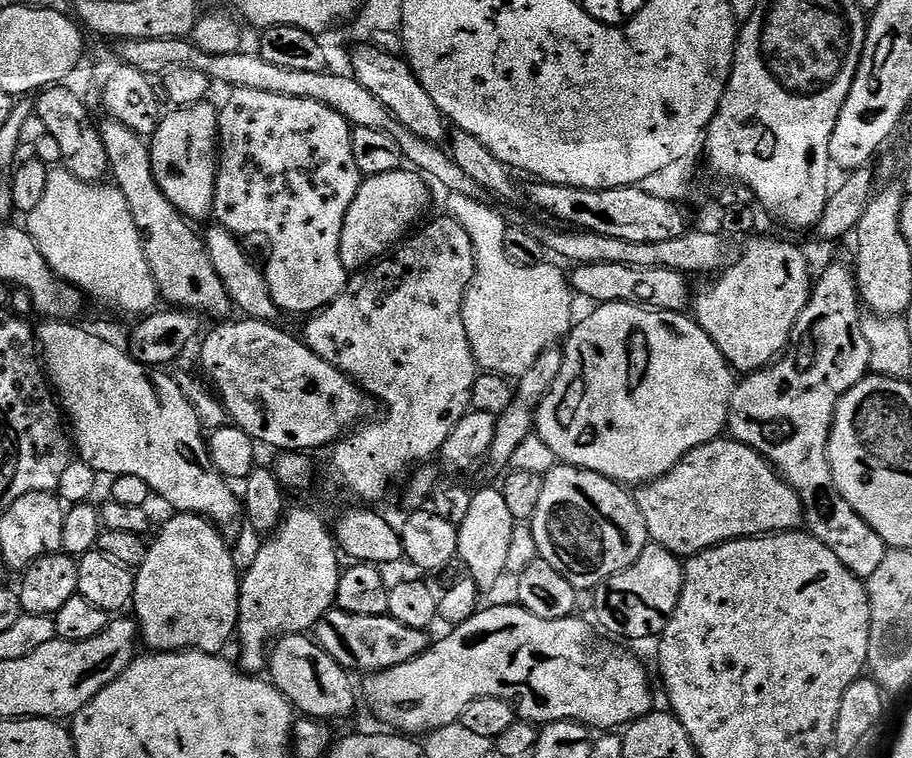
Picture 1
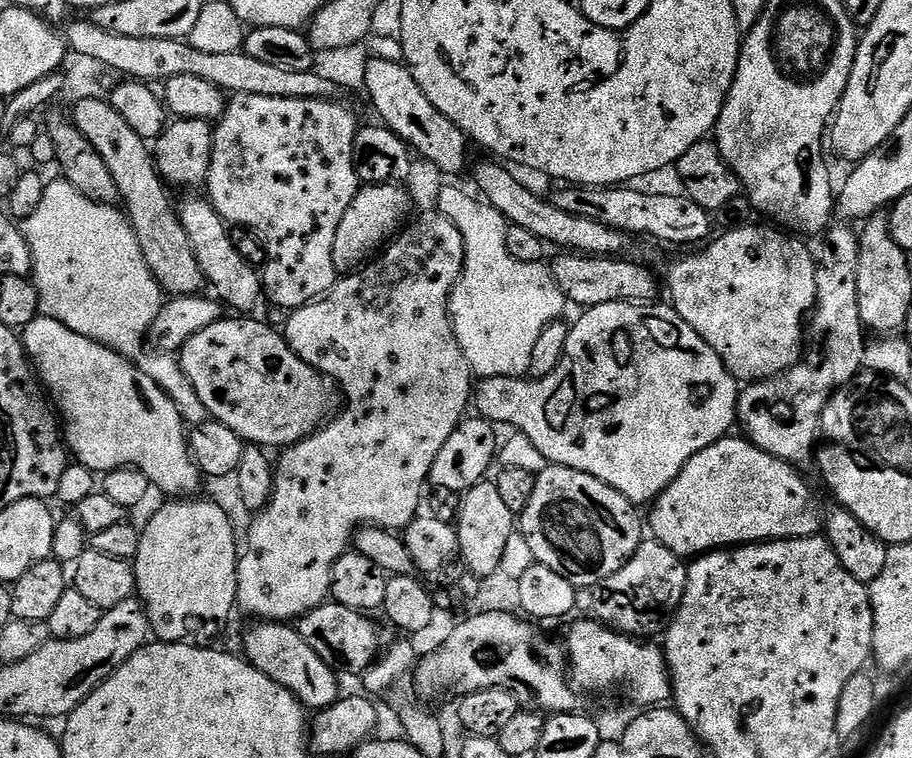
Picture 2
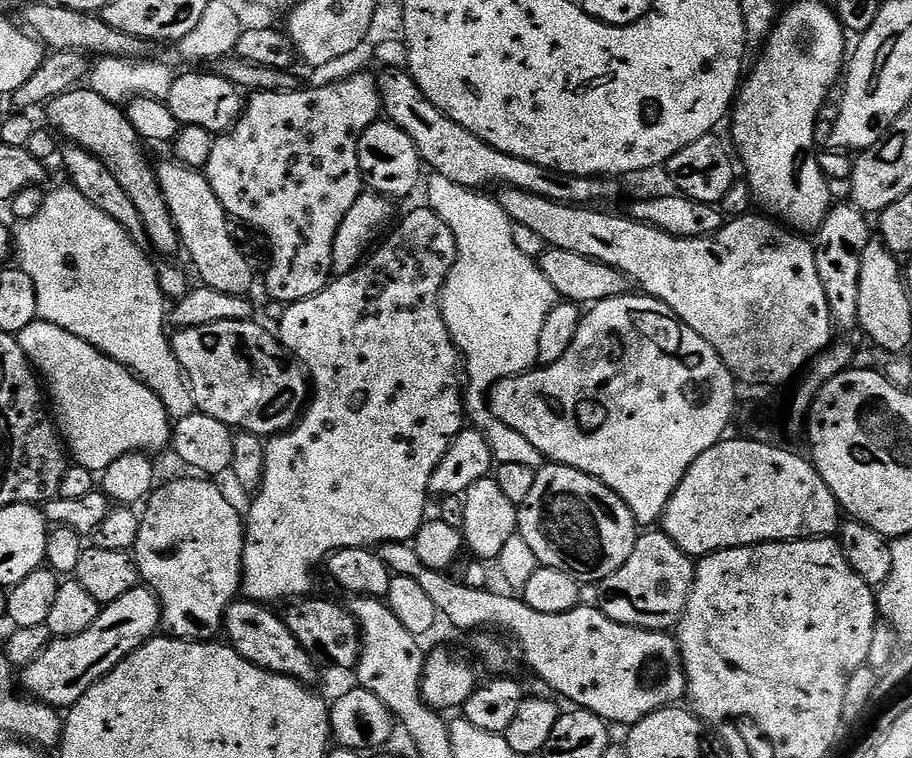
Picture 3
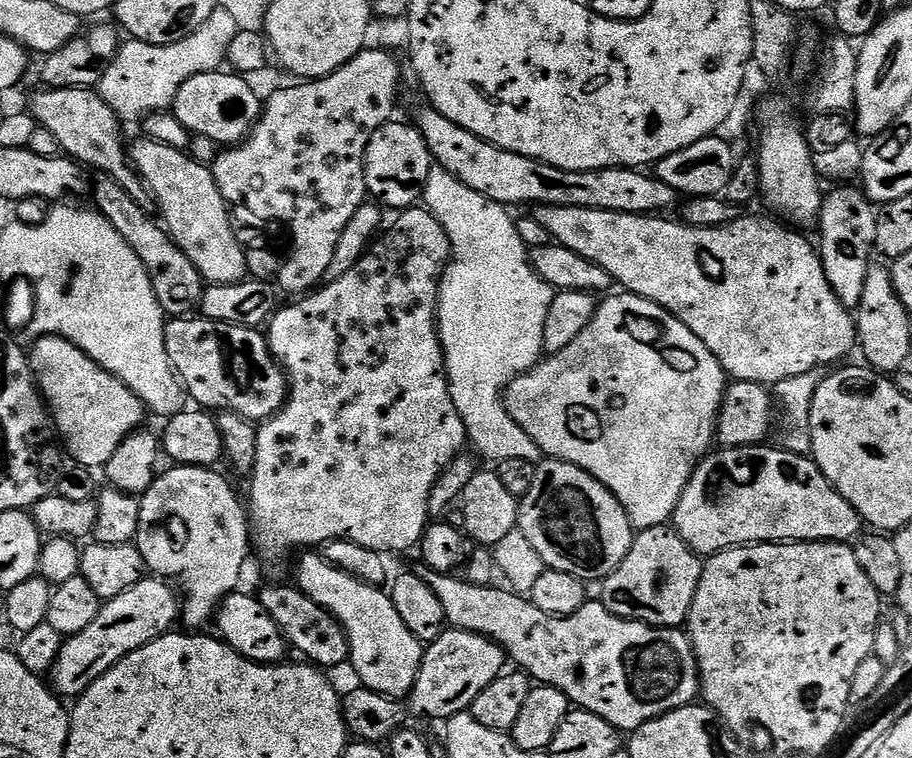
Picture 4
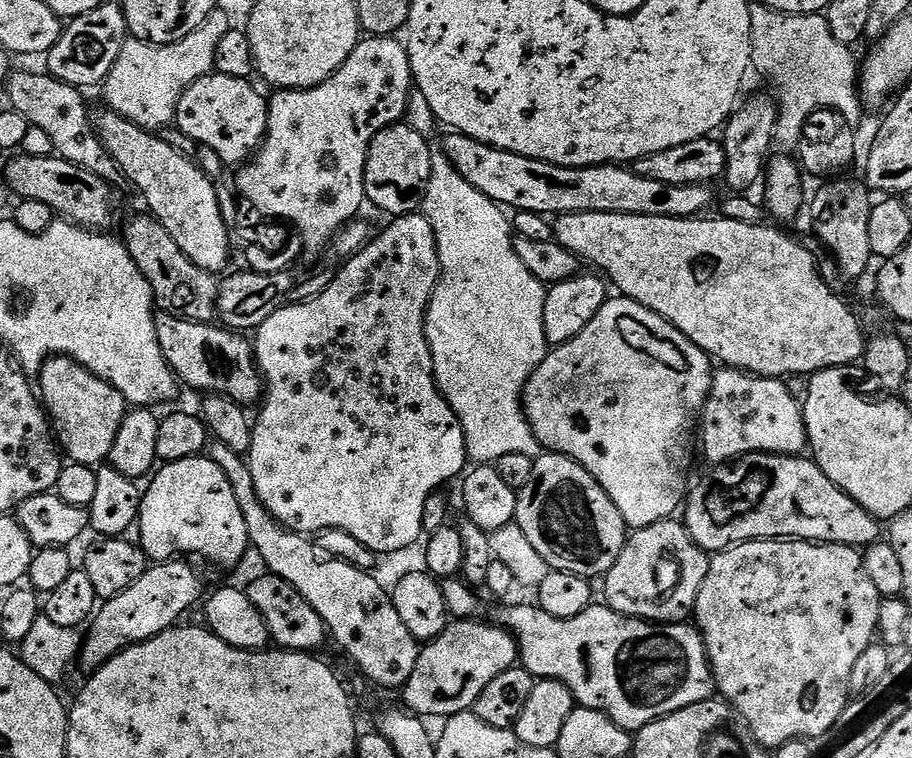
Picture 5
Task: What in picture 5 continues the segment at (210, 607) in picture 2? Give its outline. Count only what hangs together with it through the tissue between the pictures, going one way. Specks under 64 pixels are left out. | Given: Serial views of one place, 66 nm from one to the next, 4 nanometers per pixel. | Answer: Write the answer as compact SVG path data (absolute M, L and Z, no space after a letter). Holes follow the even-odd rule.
M207 454L182 458L173 464L157 467L147 484L140 497L138 543L148 555L149 561L167 562L173 558L205 556L210 563L217 564L220 568L232 568L247 552L249 554L246 521L234 496L234 489L221 467L216 466Z

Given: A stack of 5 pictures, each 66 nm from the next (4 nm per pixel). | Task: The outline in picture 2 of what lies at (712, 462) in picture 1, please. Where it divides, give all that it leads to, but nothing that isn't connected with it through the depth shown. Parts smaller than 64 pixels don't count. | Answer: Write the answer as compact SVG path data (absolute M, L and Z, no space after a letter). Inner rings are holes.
M725 438L706 446L678 474L674 482L651 505L652 513L646 516L651 535L666 550L674 550L682 558L695 558L706 552L715 552L739 546L758 544L769 540L799 540L801 536L814 536L822 528L820 504L812 488L800 477L801 469L782 458L766 454L747 438Z

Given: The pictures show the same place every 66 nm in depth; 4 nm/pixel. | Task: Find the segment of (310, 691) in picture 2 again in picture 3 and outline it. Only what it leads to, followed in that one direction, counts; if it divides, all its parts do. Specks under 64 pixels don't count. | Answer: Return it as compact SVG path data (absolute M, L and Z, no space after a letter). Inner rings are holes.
M237 598L232 601L224 614L224 628L226 629L227 643L242 658L246 658L250 663L257 664L265 672L277 672L283 676L289 676L300 681L301 684L309 686L315 685L316 671L318 665L312 659L312 655L307 652L290 634L286 622L271 607L256 603L255 600L247 598Z

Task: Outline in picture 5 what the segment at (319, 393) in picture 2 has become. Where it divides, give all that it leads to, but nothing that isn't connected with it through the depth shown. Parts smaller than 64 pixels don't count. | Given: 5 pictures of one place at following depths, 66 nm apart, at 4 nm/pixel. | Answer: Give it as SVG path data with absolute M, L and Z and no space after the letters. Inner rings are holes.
M165 312L157 315L156 333L168 367L183 383L185 380L190 387L197 388L200 394L229 396L235 404L245 406L255 405L261 399L266 385L256 364L253 341L244 337L247 335L215 323L199 324Z

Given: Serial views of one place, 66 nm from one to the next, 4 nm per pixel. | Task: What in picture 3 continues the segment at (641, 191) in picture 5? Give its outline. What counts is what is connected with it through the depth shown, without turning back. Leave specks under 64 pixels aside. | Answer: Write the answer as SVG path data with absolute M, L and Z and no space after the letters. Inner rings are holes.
M385 71L379 77L382 112L393 124L397 124L410 138L414 138L414 146L418 146L418 154L425 165L433 169L435 175L450 178L450 182L458 182L458 186L466 186L473 190L488 190L491 184L517 188L538 194L542 198L550 198L559 204L577 206L596 206L599 200L616 200L620 196L621 181L616 178L597 178L595 176L571 176L550 170L546 166L538 166L534 162L526 162L522 158L514 158L470 134L458 122L454 122L422 90L416 85L411 72Z

